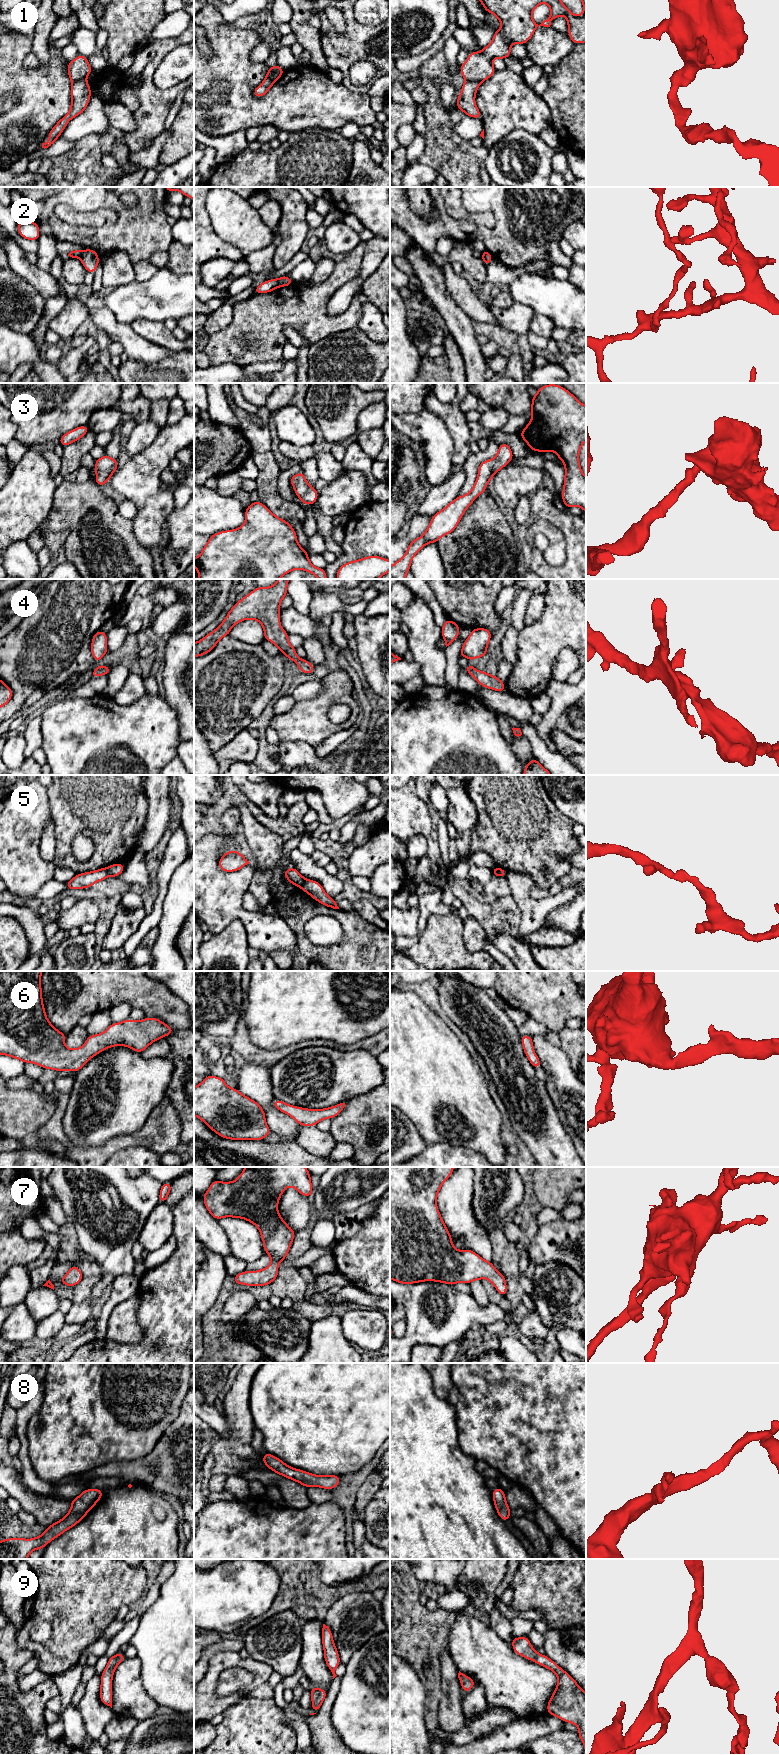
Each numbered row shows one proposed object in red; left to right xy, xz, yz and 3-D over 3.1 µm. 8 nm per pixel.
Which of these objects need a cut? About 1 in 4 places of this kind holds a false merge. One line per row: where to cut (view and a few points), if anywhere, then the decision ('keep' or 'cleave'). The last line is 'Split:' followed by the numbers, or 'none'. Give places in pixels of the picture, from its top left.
1: cut in yz along (466, 79), (479, 83); cleave
2: cut in xz along (277, 279), (278, 286); cleave
3: no cut; keep
4: no cut; keep
5: cut in xy along (106, 868), (109, 875); cleave
6: no cut; keep
7: no cut; keep
8: no cut; keep
9: no cut; keep
Split: 1, 2, 5

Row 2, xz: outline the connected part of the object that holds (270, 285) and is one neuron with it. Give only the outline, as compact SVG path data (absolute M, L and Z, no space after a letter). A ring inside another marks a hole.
M271 279L262 282L254 289L254 294L268 293L274 291L278 287L278 279Z

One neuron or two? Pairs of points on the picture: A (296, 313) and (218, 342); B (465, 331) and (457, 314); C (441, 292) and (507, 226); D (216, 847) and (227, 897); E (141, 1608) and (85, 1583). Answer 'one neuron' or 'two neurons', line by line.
A: one neuron
B: one neuron
C: two neurons
D: one neuron
E: two neurons

